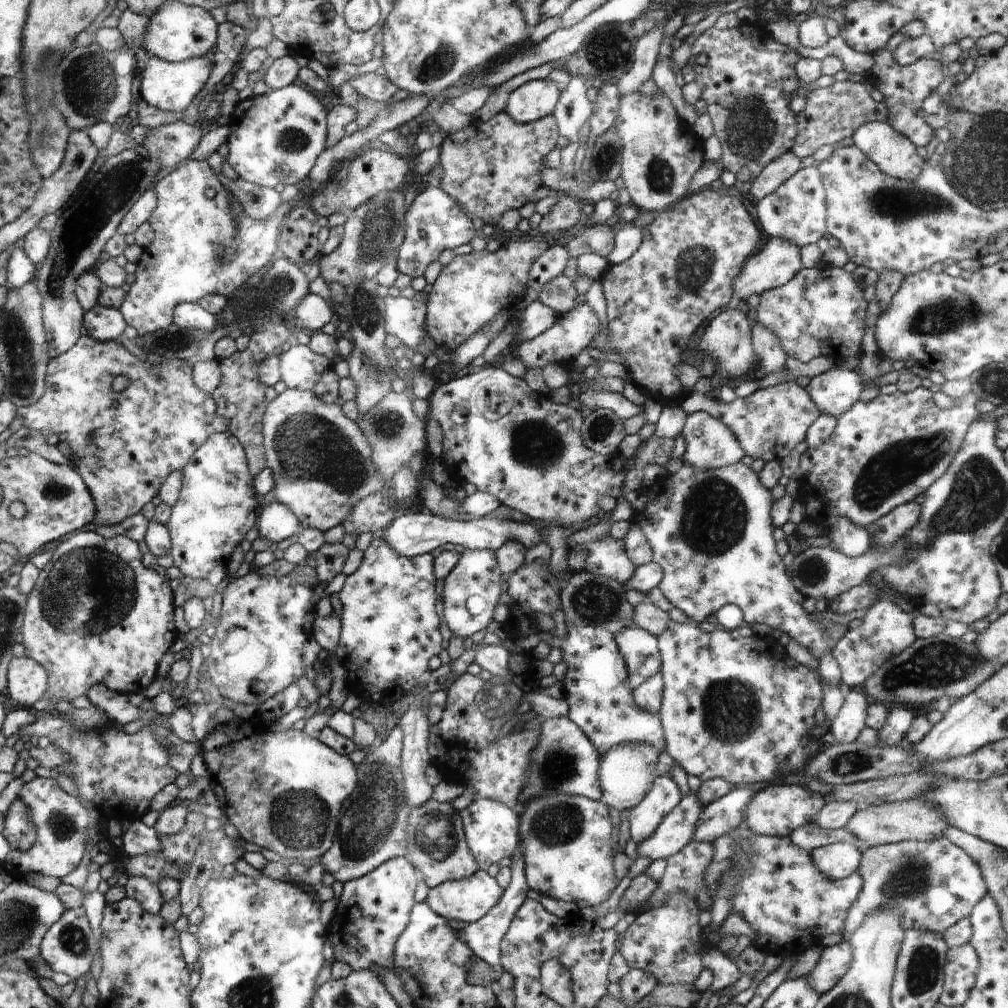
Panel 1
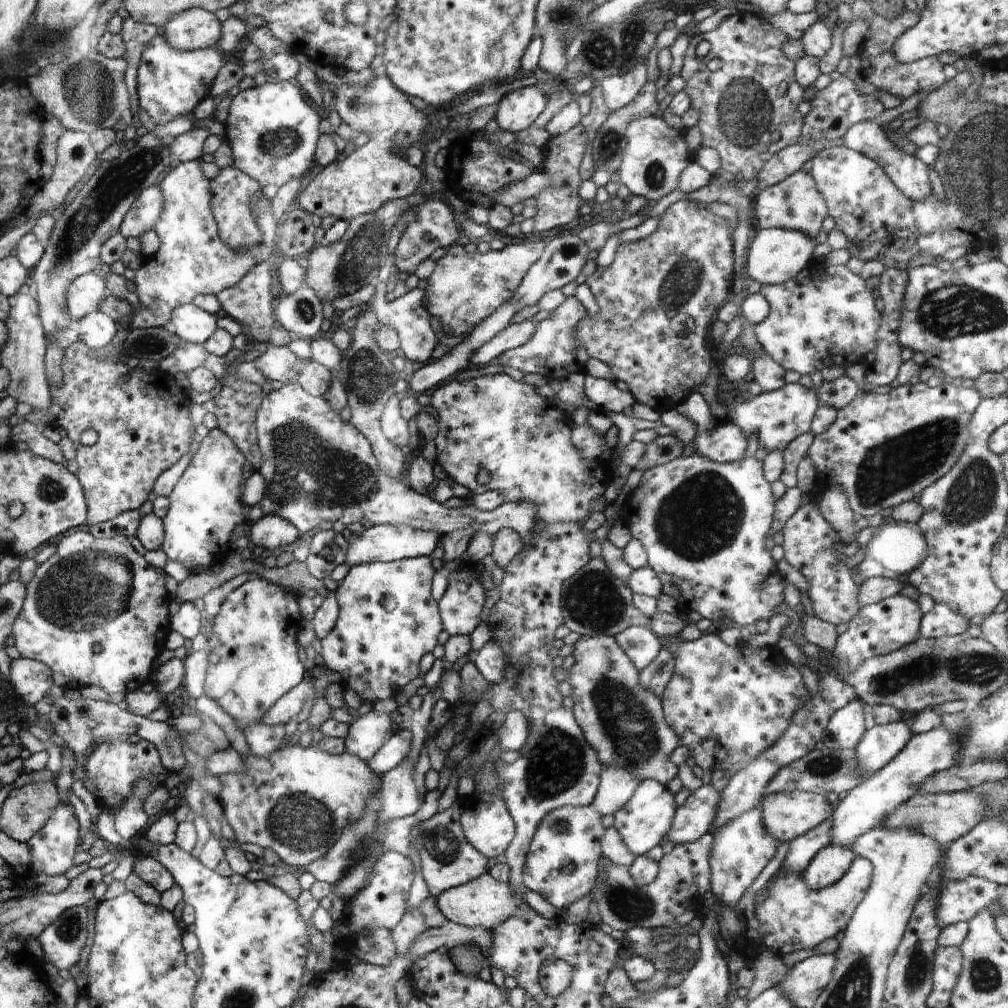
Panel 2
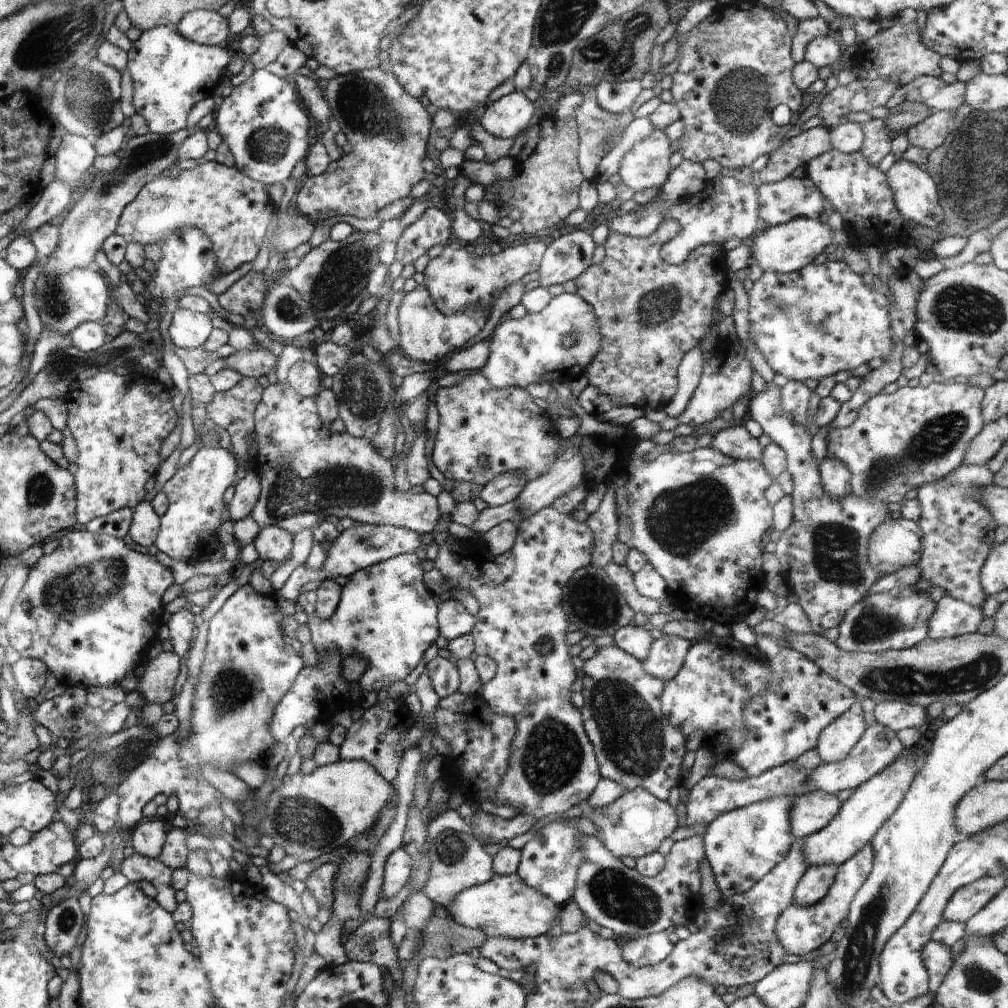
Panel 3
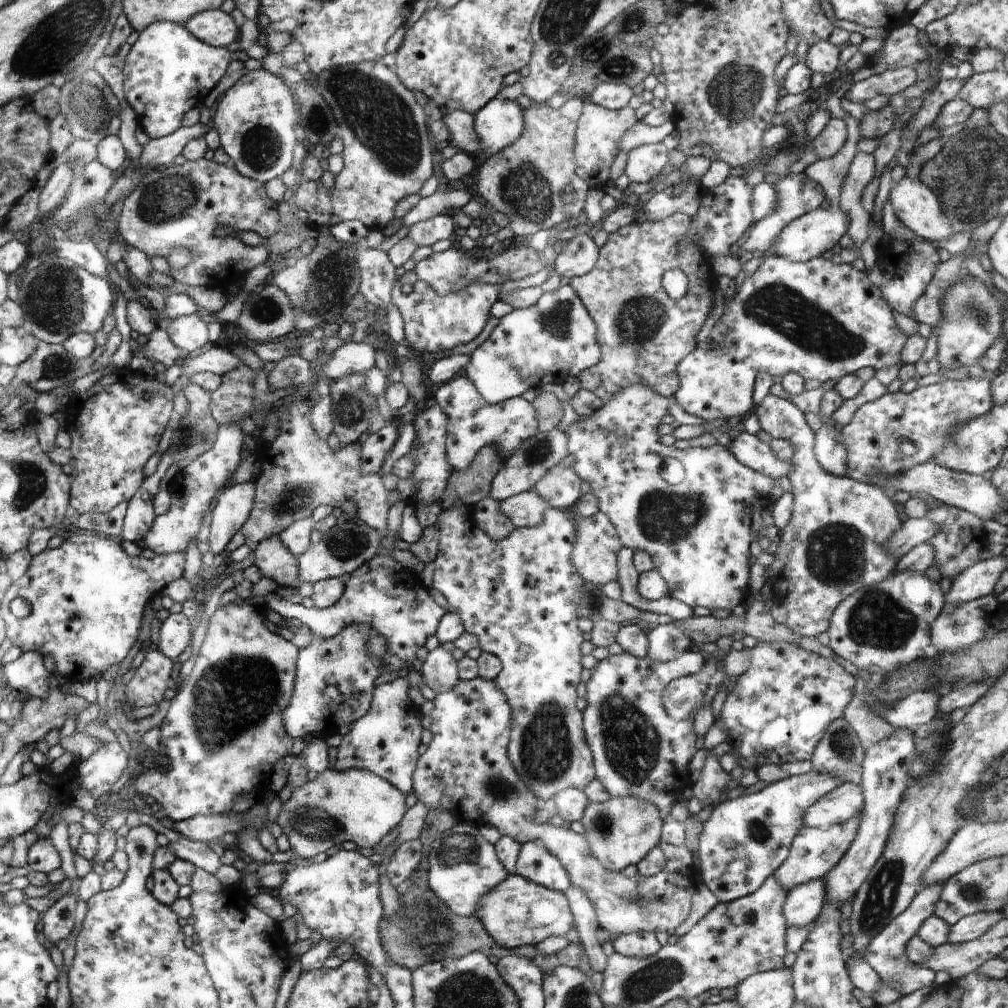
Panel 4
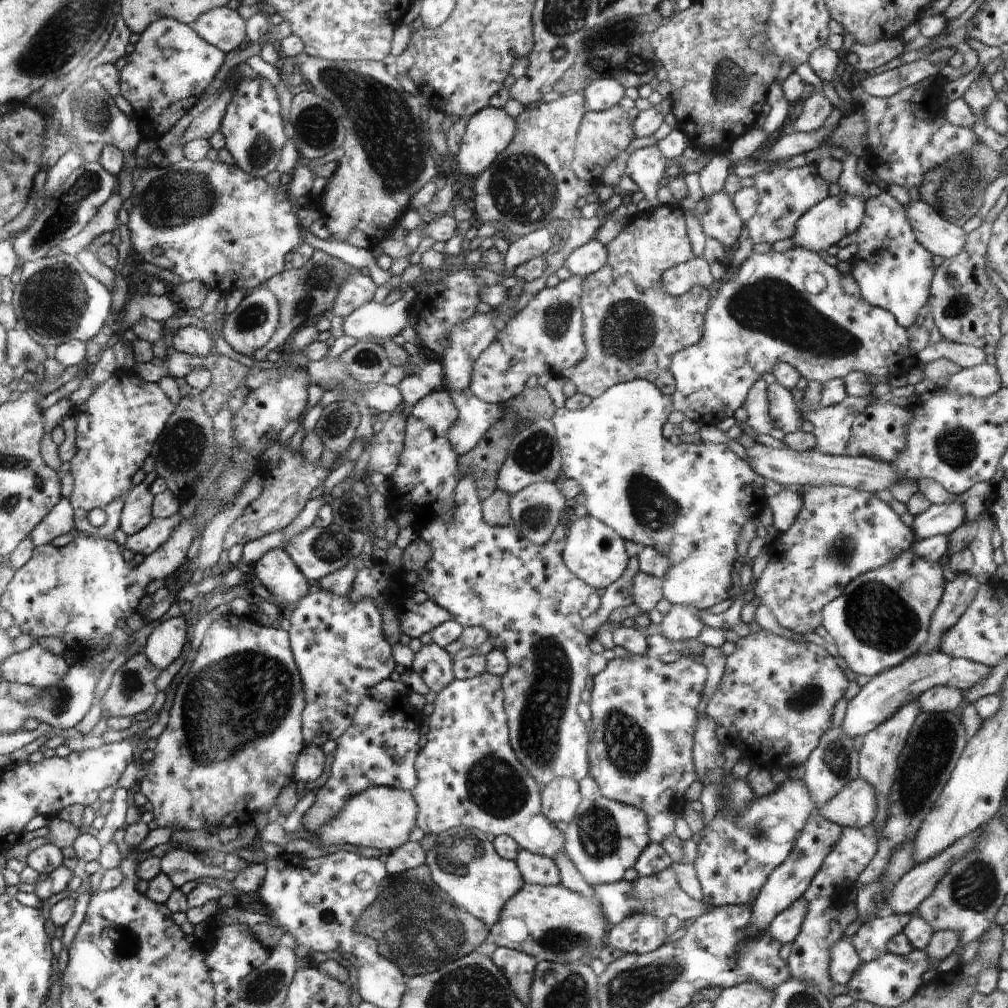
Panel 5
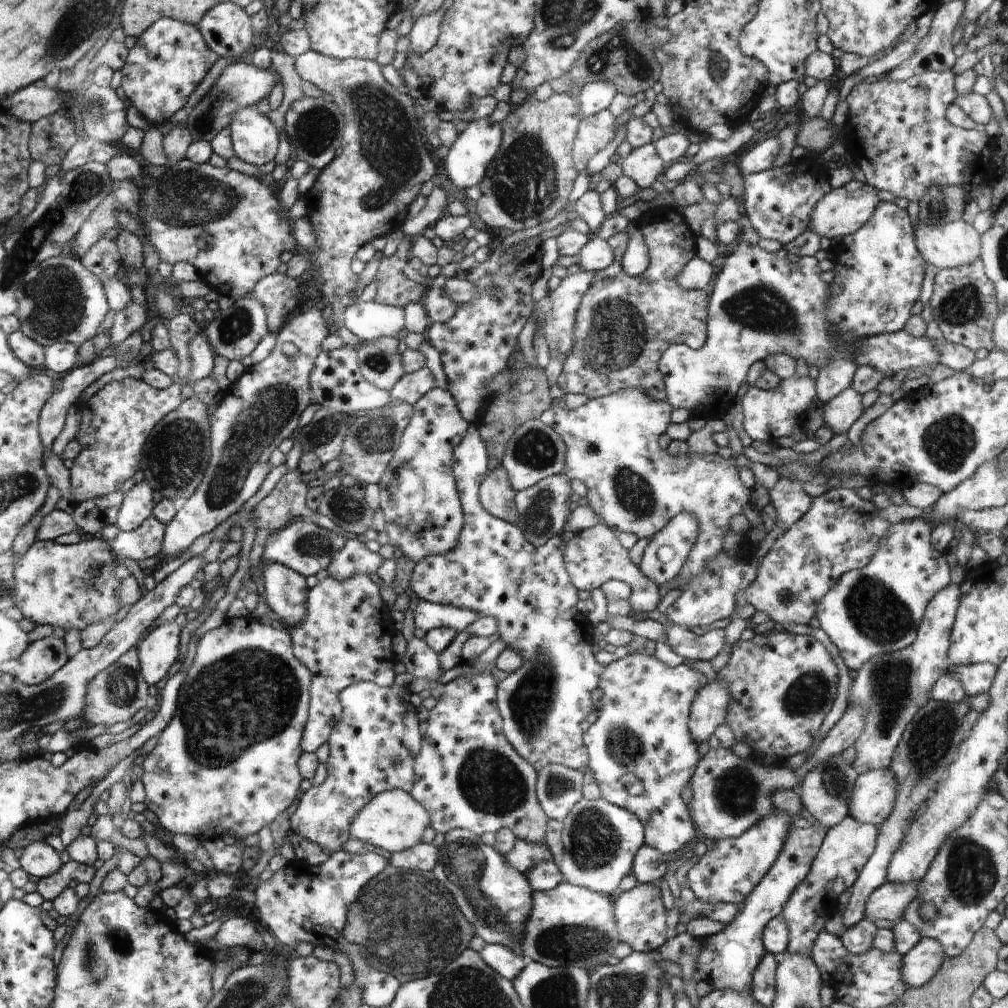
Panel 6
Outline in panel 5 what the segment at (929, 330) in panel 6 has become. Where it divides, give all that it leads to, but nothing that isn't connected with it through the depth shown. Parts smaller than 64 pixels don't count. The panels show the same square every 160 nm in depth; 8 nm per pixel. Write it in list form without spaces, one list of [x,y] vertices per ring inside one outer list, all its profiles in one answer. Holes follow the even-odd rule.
[[[944,338],[933,345],[928,344],[924,350],[917,353],[917,356],[919,361],[917,365],[920,370],[922,364],[928,364],[940,358],[952,360],[960,368],[971,368],[986,361],[986,354],[980,348],[949,342]]]

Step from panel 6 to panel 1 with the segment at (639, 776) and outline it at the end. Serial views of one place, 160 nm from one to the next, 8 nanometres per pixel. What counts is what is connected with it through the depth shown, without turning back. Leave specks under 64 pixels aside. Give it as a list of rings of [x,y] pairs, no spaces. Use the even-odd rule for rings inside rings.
[[[567,626],[567,633],[562,640],[558,640],[562,651],[563,661],[568,664],[563,679],[564,698],[569,704],[569,717],[577,724],[582,732],[595,746],[600,758],[608,749],[622,743],[646,743],[654,746],[661,754],[665,750],[664,731],[658,714],[640,710],[634,704],[633,691],[627,685],[627,666],[618,650],[613,634],[604,627]]]

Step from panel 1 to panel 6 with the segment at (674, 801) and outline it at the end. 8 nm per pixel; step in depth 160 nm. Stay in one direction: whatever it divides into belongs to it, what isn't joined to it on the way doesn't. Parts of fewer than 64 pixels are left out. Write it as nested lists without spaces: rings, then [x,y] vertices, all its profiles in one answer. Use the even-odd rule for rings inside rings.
[[[582,798],[563,821],[562,860],[558,868],[564,881],[614,898],[622,878],[631,874],[638,848],[645,844],[644,832],[640,820],[628,810],[602,798]]]

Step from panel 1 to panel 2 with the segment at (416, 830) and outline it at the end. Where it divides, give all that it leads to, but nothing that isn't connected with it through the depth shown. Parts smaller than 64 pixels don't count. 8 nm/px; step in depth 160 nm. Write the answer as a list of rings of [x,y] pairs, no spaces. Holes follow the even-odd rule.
[[[458,801],[429,819],[415,824],[411,830],[411,844],[417,852],[421,877],[429,893],[436,898],[445,890],[470,882],[488,870],[488,858],[476,850],[467,840],[458,822]]]

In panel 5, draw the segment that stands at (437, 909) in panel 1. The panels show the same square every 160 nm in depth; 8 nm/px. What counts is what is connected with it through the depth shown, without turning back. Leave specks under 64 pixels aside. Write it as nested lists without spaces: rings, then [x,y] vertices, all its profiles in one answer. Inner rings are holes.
[[[524,884],[513,898],[510,898],[508,904],[502,908],[502,914],[498,922],[489,930],[489,939],[497,947],[505,947],[516,950],[517,952],[532,956],[537,962],[547,961],[556,964],[568,965],[574,962],[583,962],[585,965],[588,959],[598,957],[600,950],[606,945],[607,933],[610,925],[606,916],[600,910],[600,904],[584,894],[578,894],[562,884],[558,885],[530,885]]]

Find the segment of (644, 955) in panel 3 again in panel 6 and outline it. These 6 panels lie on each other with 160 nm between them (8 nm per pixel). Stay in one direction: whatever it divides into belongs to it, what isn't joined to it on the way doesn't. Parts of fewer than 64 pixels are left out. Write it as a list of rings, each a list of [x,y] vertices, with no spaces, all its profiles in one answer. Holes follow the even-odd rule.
[[[639,883],[631,890],[617,894],[613,904],[620,941],[628,944],[631,951],[648,953],[665,944],[667,911],[656,883]]]

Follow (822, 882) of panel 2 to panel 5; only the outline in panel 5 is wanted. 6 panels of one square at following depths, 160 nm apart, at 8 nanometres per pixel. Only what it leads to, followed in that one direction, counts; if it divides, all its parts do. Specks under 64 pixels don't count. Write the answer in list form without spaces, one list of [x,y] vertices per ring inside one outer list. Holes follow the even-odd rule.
[[[799,899],[772,919],[767,932],[782,946],[792,943],[800,934],[800,926],[802,926],[804,916],[806,916],[806,904]]]

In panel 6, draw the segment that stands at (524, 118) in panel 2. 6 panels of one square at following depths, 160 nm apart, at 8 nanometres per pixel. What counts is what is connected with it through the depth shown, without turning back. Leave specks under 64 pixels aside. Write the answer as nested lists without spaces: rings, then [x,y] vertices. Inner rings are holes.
[[[491,116],[469,122],[466,130],[459,134],[456,142],[452,144],[450,152],[448,152],[448,156],[446,156],[445,166],[450,183],[465,191],[468,188],[479,185],[486,175],[486,170],[490,169],[490,162],[496,156],[496,152],[500,148],[500,142],[502,142],[500,124],[499,122],[494,122]]]

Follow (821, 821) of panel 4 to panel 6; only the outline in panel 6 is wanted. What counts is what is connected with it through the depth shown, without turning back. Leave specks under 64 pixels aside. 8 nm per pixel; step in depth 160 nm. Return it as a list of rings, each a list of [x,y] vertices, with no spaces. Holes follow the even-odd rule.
[[[876,768],[861,773],[848,802],[849,816],[878,828],[896,806],[896,782],[898,780],[895,780],[890,768]]]

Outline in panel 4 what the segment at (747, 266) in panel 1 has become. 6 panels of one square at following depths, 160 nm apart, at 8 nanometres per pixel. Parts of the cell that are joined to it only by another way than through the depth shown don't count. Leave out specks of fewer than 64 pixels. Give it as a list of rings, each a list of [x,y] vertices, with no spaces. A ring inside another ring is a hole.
[[[831,207],[826,210],[818,208],[790,222],[785,230],[782,230],[782,234],[778,234],[771,248],[775,256],[782,256],[792,262],[807,262],[834,248],[846,232],[848,232],[848,216],[844,214],[842,208],[836,210]]]

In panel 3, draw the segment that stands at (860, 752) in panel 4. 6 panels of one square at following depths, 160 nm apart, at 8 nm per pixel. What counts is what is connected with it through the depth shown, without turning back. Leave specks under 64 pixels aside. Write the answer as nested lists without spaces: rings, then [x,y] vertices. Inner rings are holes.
[[[857,700],[849,710],[820,732],[816,752],[822,763],[842,761],[848,756],[865,732],[862,714],[862,704]]]

